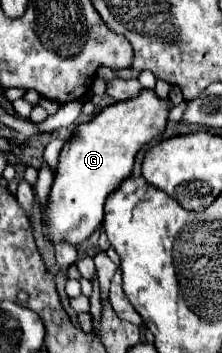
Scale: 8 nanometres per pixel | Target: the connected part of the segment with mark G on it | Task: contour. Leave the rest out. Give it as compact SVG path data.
M144 89L136 99L114 103L102 109L92 121L76 127L60 153L46 207L40 211L54 245L80 245L102 225L106 197L130 177L136 153L164 133L166 119L168 101L162 101L154 91Z

